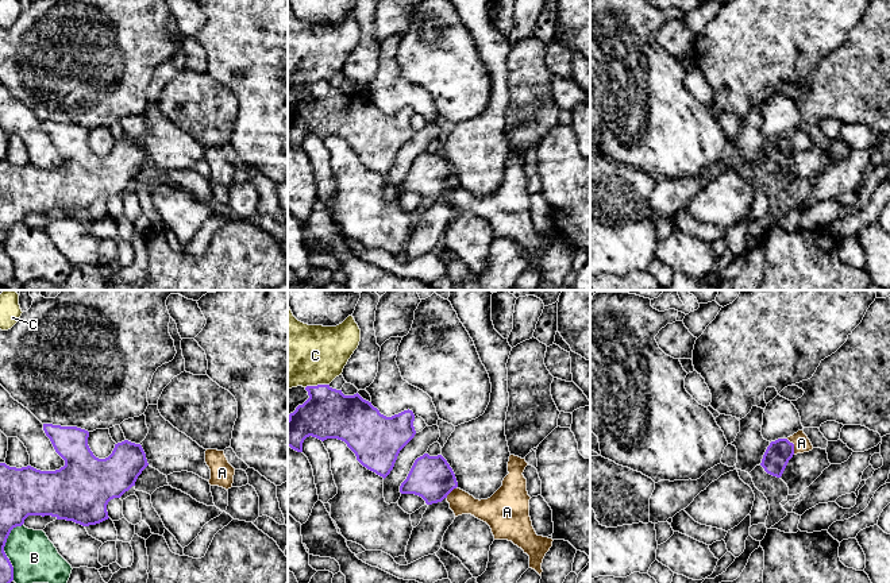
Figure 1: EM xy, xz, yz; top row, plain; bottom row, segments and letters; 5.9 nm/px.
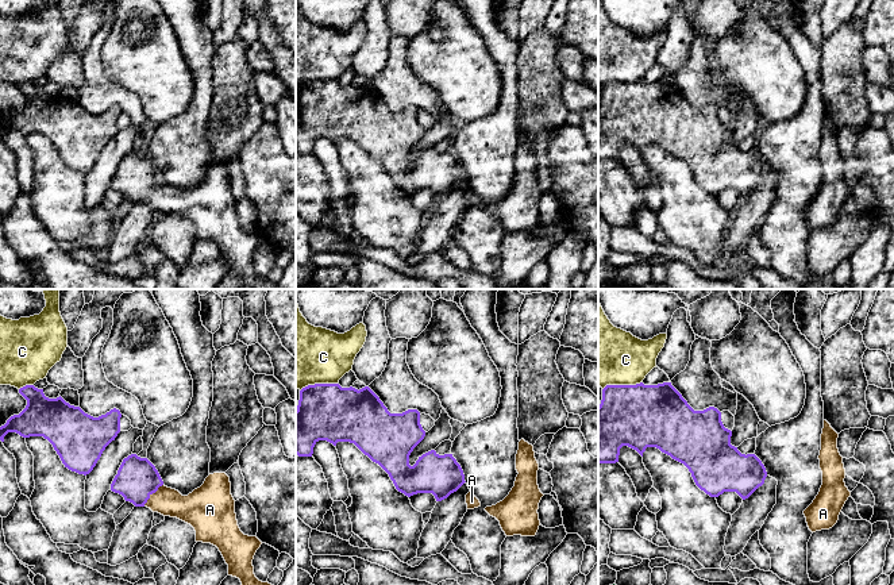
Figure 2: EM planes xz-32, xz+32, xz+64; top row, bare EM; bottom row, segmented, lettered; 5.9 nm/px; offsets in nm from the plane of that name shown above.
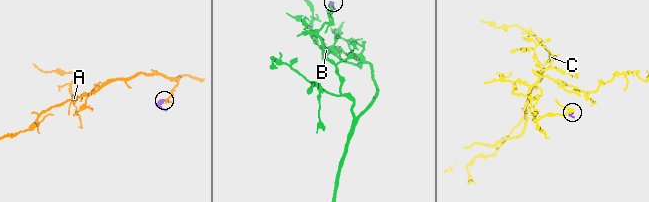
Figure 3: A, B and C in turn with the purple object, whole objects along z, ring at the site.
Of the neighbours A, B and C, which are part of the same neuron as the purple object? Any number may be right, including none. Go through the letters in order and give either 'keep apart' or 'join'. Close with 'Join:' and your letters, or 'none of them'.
A: join
B: keep apart
C: keep apart
Join: A

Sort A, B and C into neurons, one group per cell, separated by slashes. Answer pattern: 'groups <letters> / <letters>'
groups A / B / C

